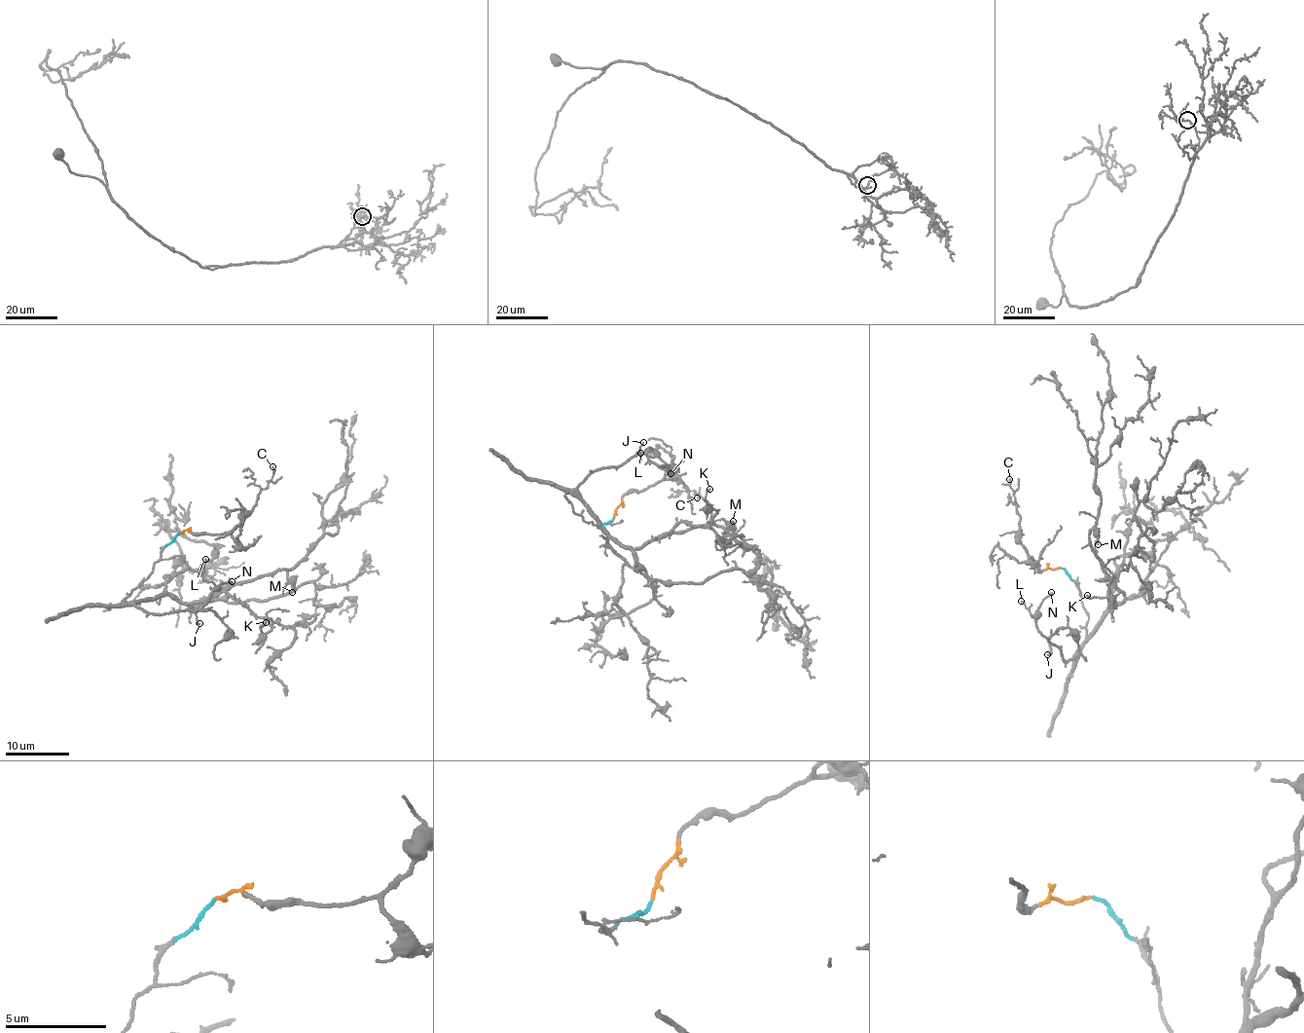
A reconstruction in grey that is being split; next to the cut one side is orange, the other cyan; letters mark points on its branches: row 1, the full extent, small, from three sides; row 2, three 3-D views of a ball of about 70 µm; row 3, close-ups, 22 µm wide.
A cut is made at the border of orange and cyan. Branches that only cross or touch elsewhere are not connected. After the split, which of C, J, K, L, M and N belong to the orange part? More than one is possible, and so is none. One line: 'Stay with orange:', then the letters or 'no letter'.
Stay with orange: C

